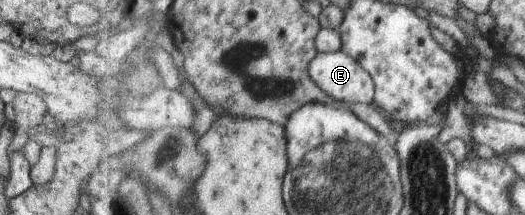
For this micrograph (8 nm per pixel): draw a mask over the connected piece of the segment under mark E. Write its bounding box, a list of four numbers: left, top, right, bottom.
[309,50,375,105]

